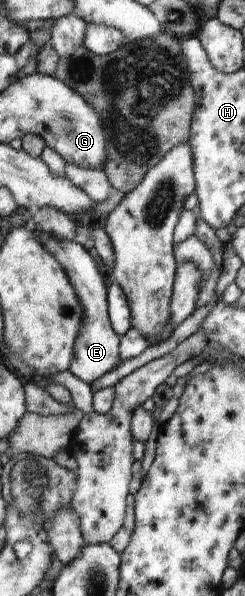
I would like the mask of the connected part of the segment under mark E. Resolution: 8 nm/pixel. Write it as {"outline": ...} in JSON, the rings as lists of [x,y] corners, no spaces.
{"outline":[[[38,232],[42,244],[49,249],[69,274],[70,281],[73,282],[77,291],[78,300],[82,304],[83,327],[78,333],[78,339],[74,343],[74,359],[68,369],[76,378],[91,385],[93,381],[99,379],[104,374],[117,369],[121,362],[119,360],[120,337],[115,334],[109,321],[107,307],[107,283],[102,268],[93,260],[89,254],[88,246],[81,246],[74,240],[55,240],[43,232]]]}

